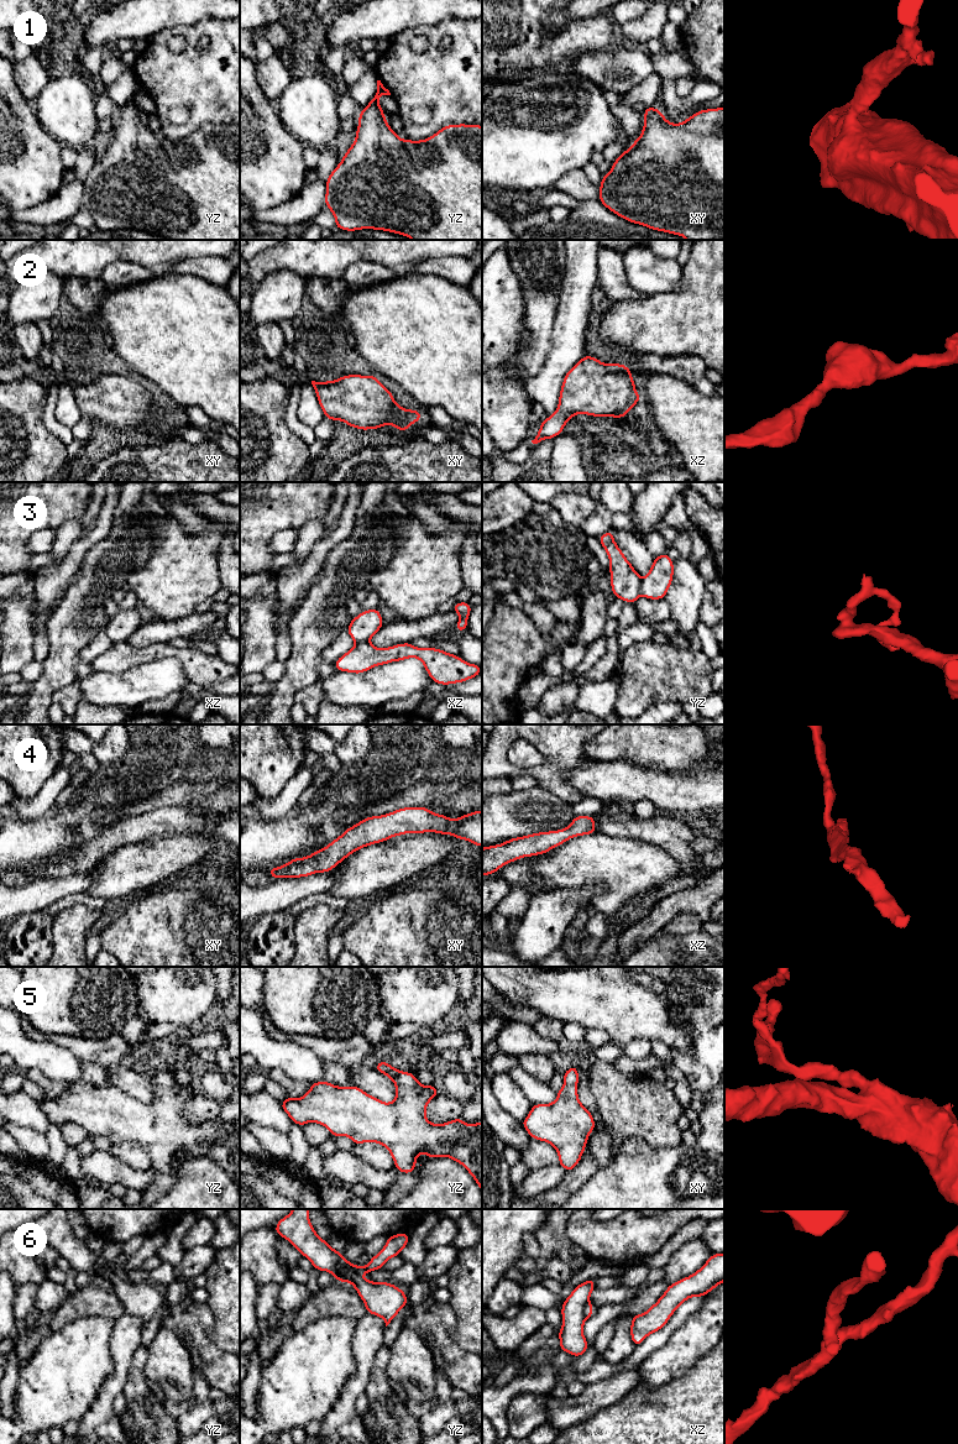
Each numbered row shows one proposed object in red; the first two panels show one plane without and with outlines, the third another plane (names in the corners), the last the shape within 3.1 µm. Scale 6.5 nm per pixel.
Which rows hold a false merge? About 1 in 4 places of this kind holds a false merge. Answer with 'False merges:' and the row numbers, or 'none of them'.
False merges: 3, 6

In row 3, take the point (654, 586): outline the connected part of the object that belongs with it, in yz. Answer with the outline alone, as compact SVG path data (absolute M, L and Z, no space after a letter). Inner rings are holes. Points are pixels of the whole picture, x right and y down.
M665 553L654 558L649 574L643 579L640 593L648 600L665 598L674 577L674 561Z

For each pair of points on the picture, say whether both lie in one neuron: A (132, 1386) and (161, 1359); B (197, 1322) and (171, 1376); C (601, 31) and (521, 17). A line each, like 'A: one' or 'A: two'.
A: two
B: two
C: one

